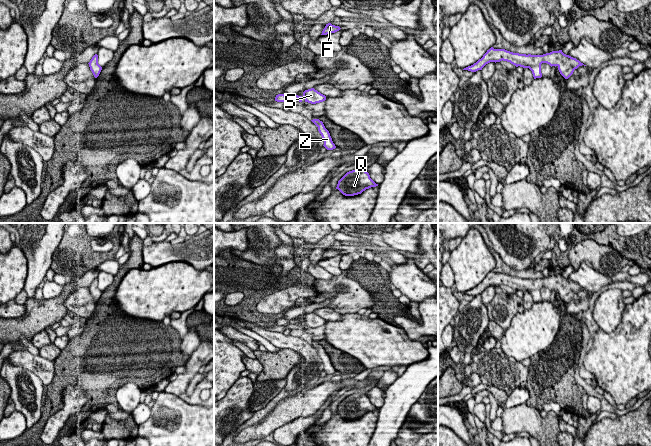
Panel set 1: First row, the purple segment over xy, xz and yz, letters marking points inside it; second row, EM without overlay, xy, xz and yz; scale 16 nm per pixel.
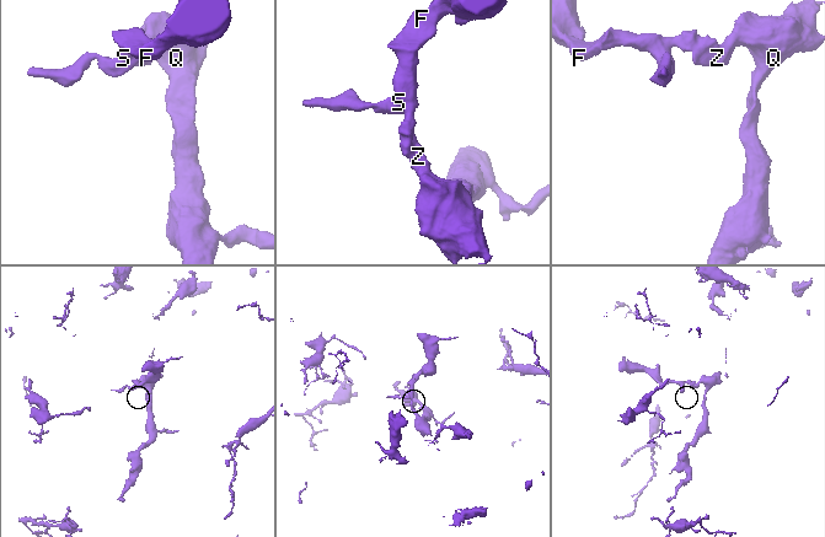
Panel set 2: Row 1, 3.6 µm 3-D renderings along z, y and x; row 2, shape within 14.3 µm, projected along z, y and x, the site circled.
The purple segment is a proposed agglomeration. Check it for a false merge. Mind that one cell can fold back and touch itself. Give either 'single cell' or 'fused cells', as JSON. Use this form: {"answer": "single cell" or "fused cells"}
{"answer": "single cell"}

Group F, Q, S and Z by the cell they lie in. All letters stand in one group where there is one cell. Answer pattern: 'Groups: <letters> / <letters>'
Groups: F Q S Z

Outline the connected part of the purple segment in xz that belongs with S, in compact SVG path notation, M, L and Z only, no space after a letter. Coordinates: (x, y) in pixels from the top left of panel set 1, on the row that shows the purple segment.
M311 88L311 89L305 90L302 96L298 96L298 95L287 96L284 94L278 94L275 97L275 101L277 102L285 102L287 100L295 100L295 101L302 102L303 99L305 100L305 102L316 104L316 103L325 101L326 96L321 94L314 88Z

